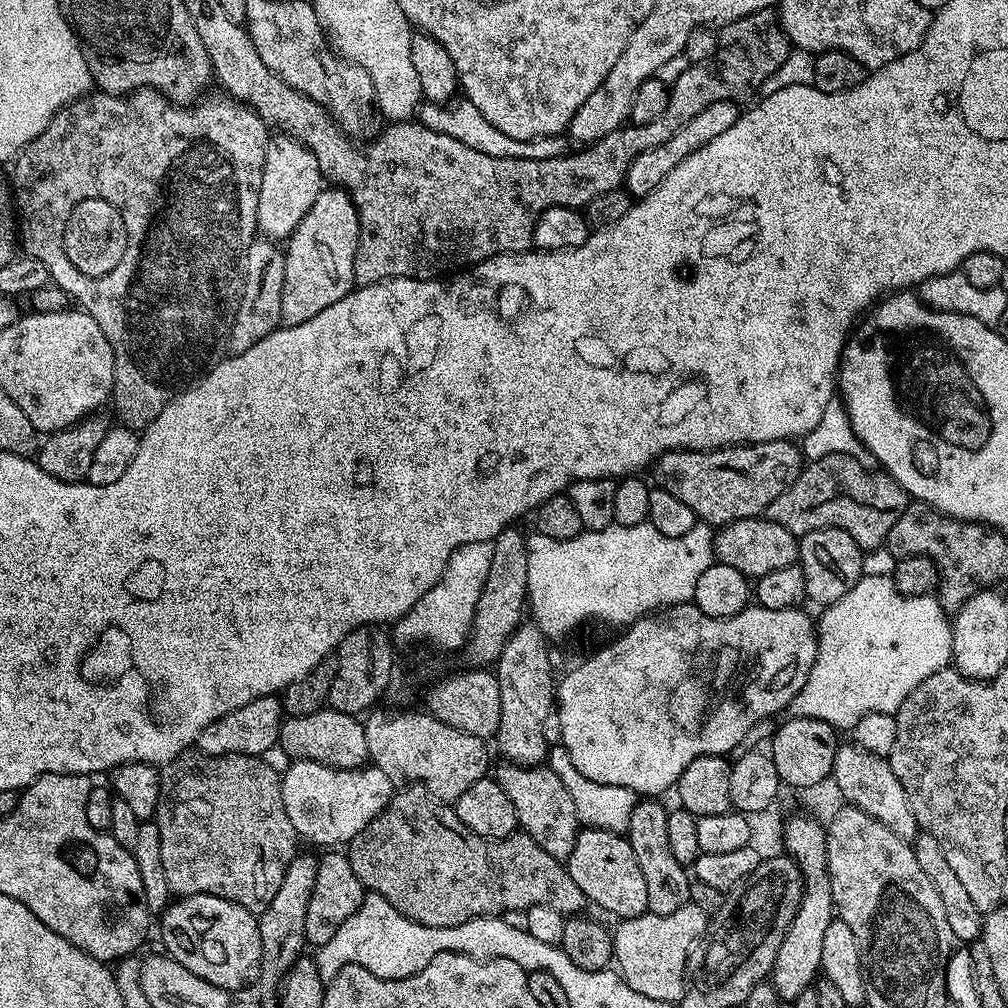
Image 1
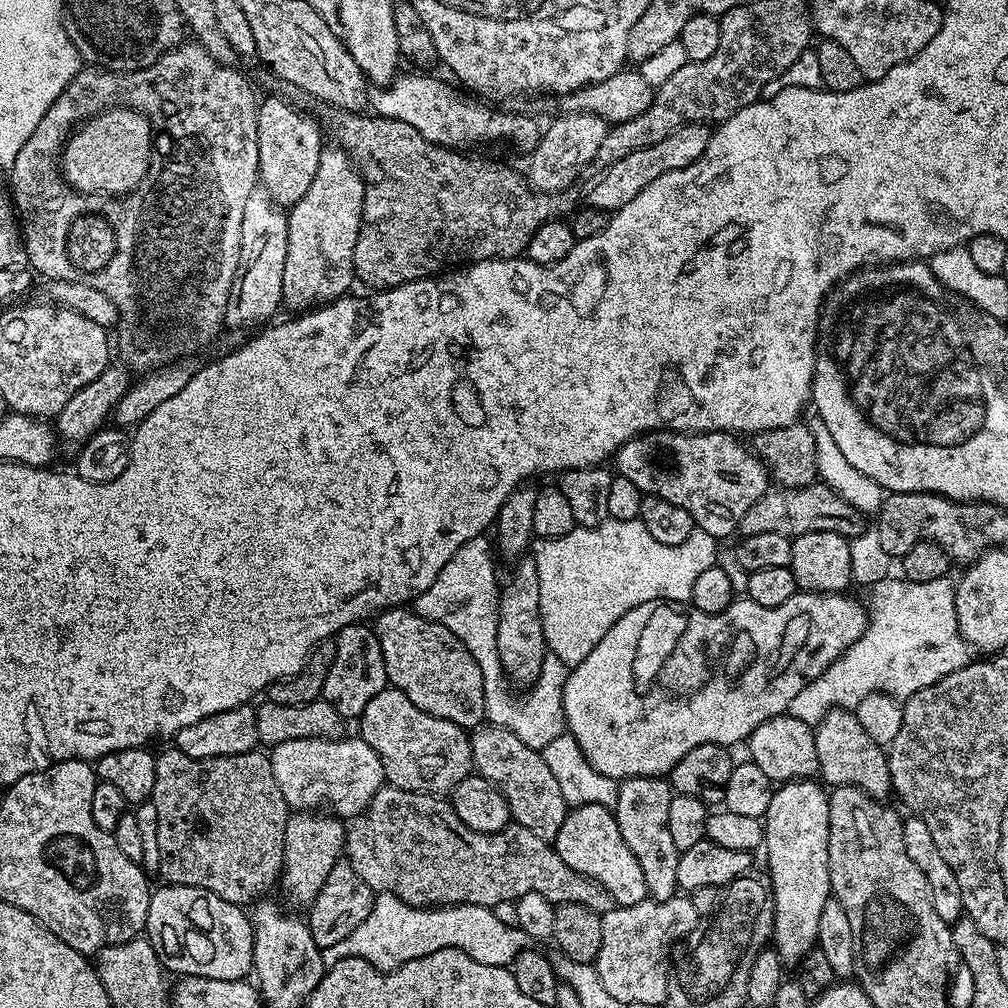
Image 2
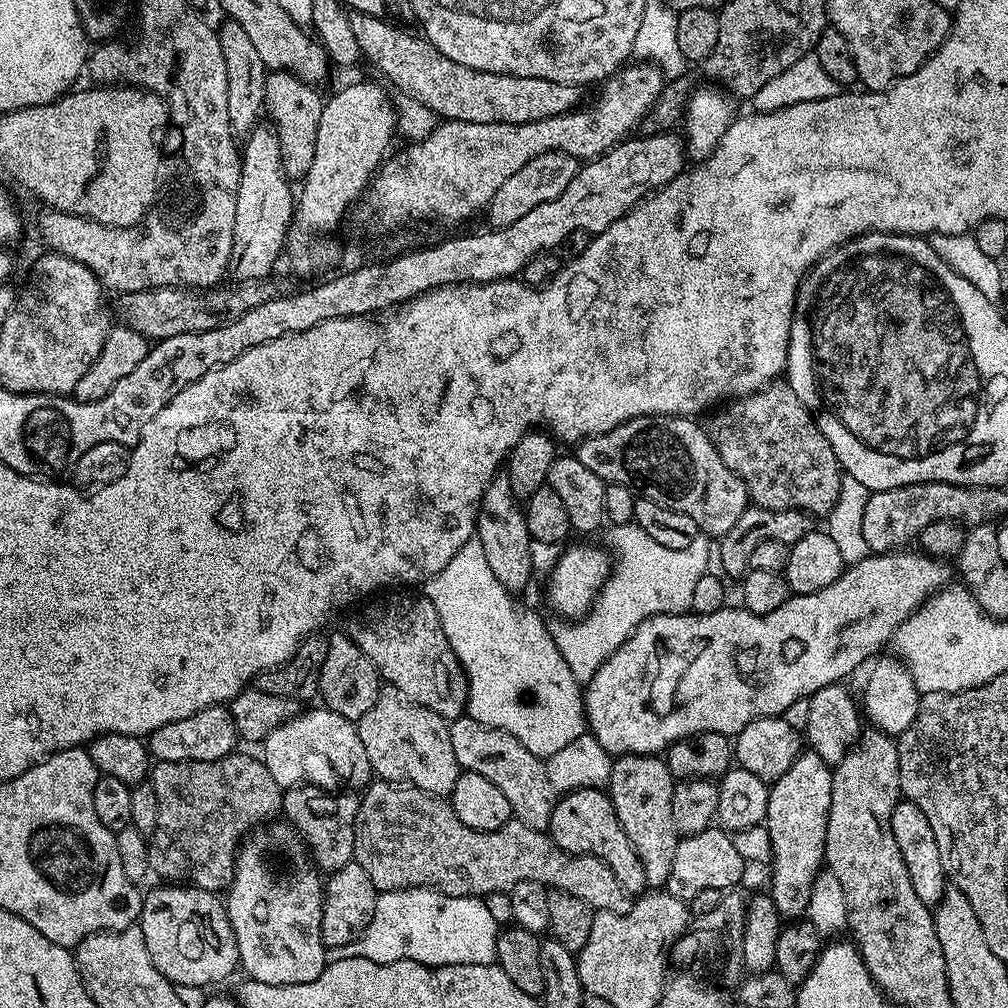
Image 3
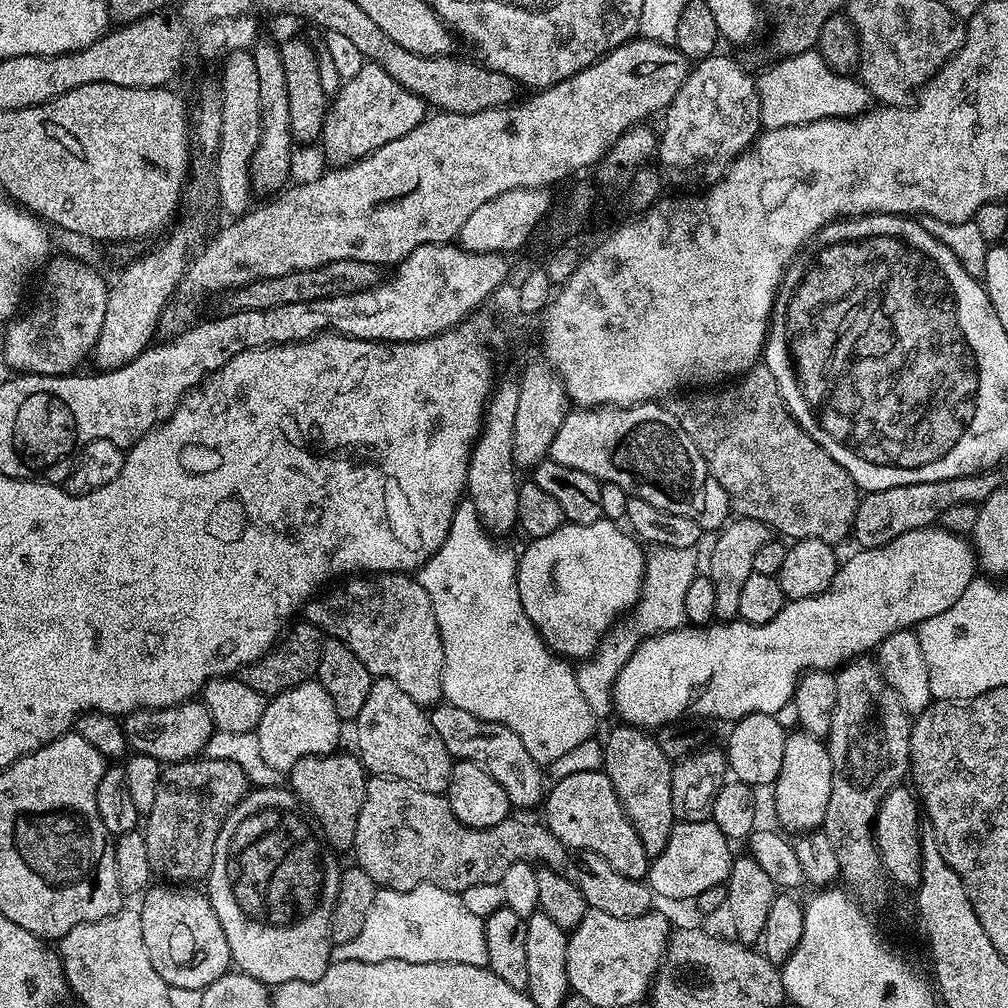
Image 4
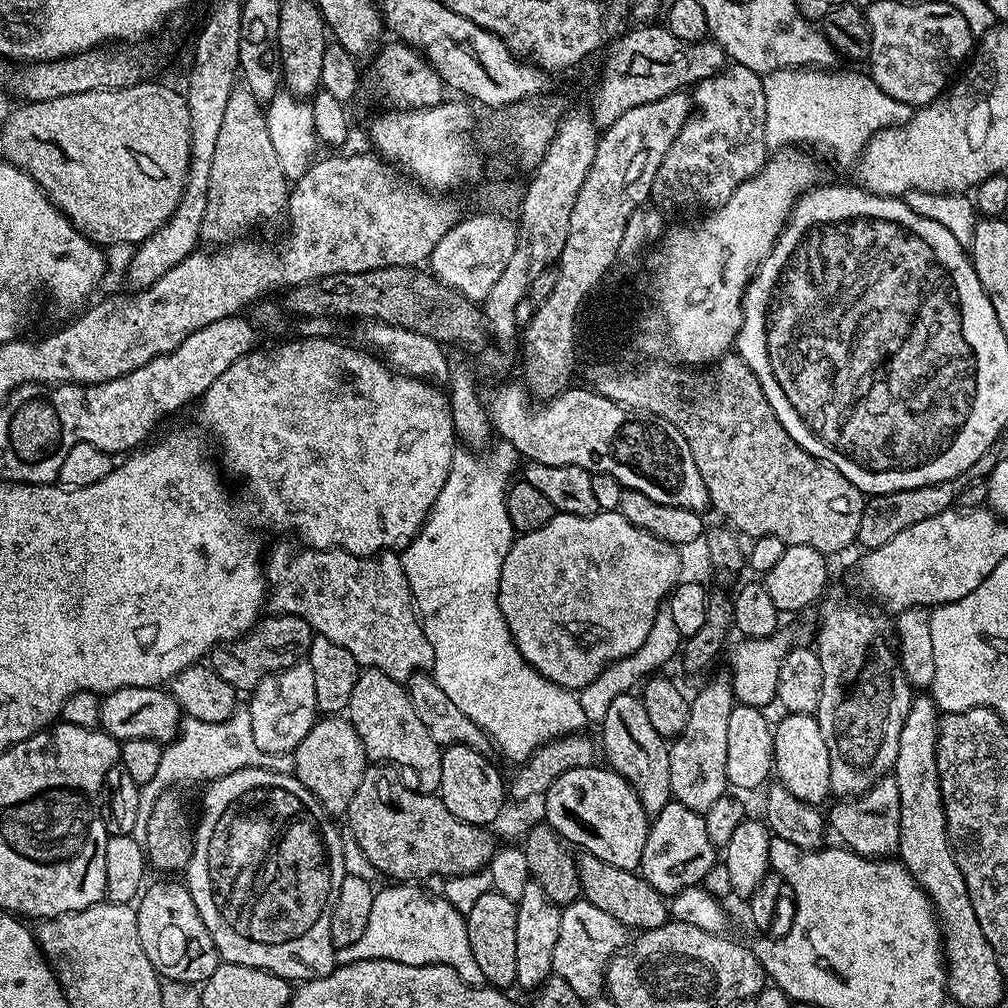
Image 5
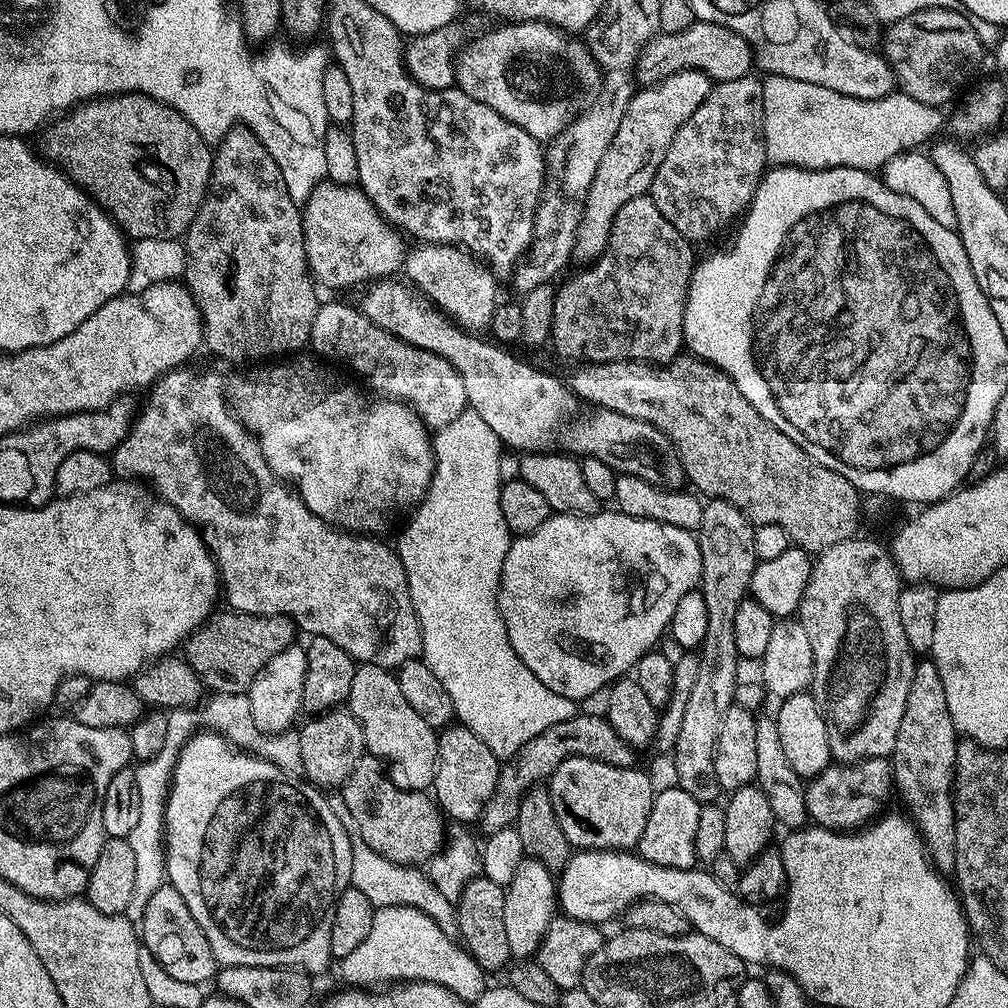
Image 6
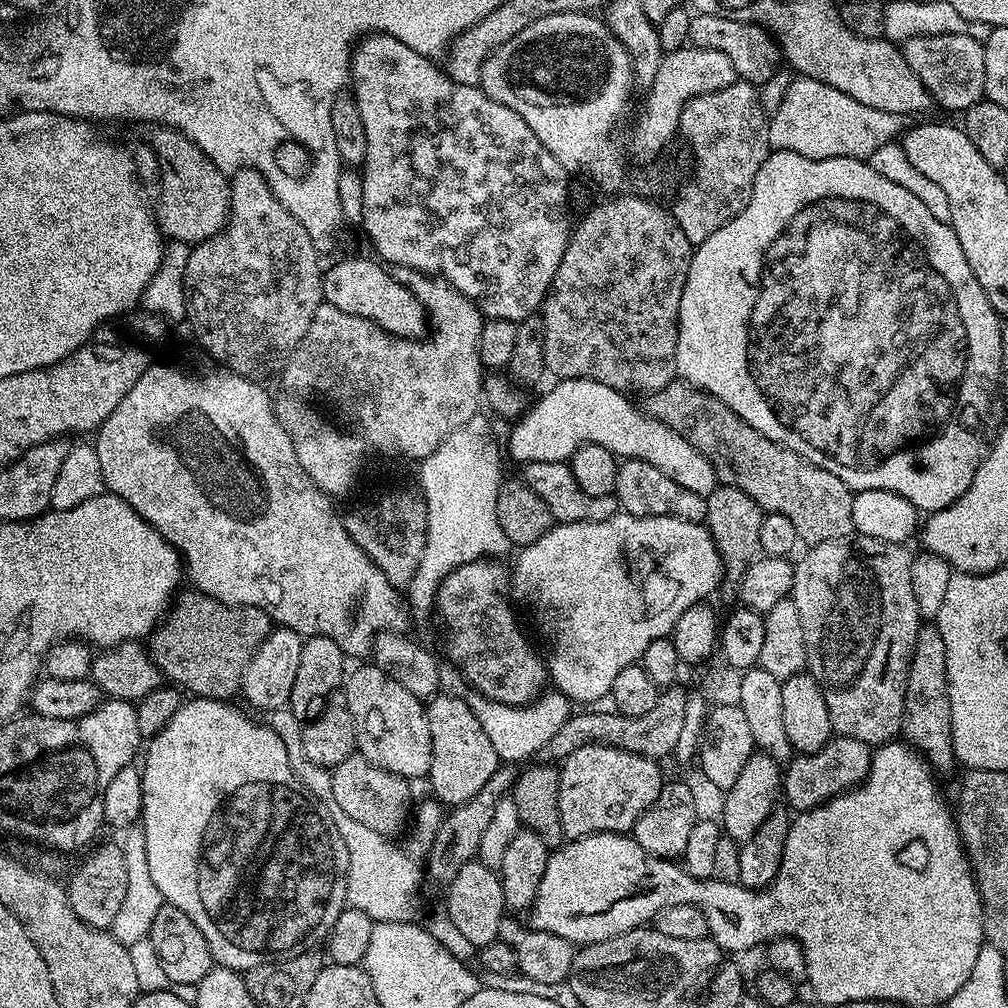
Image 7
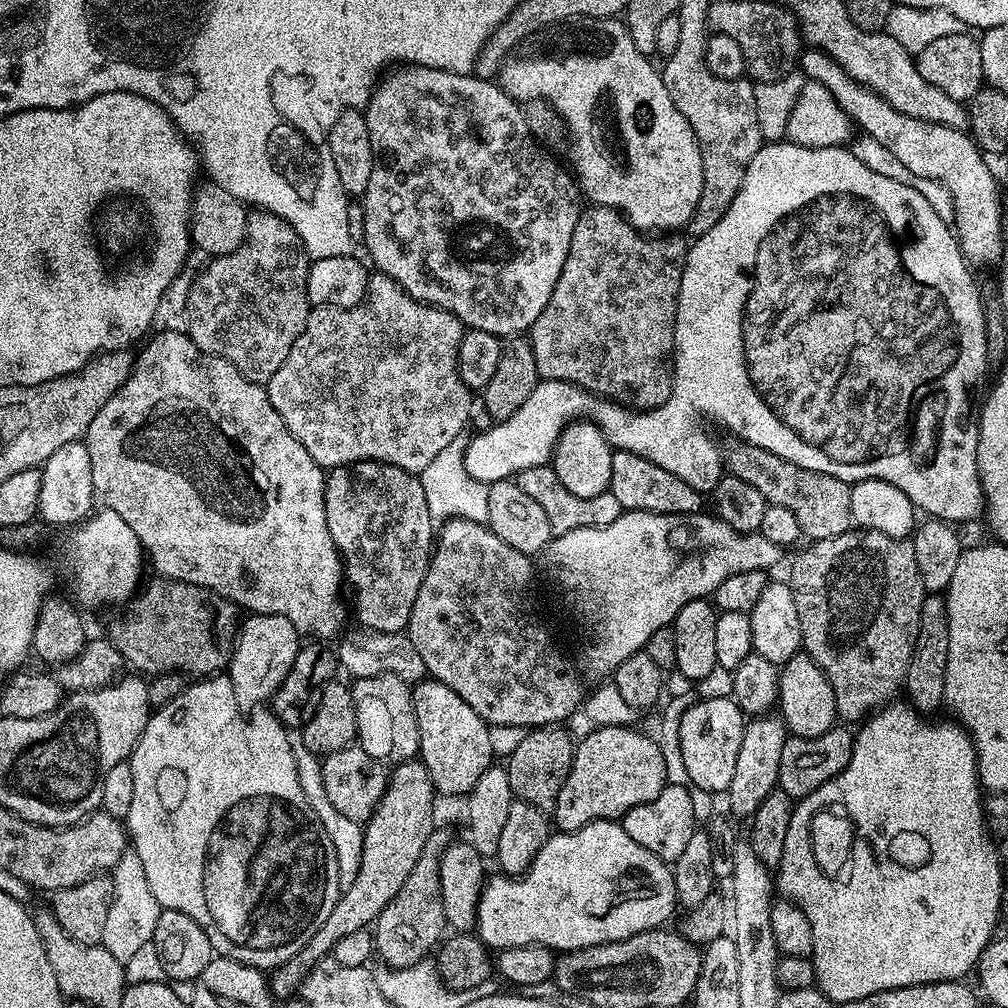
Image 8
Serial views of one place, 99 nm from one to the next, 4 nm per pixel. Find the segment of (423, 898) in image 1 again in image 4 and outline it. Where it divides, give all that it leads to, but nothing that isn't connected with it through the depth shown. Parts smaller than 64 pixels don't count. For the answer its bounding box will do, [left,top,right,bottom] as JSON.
[351,776,654,918]

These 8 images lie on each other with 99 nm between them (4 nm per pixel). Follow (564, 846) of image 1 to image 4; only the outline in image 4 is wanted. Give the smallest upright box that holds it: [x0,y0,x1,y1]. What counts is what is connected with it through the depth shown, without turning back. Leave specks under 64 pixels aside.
[428,702,546,809]

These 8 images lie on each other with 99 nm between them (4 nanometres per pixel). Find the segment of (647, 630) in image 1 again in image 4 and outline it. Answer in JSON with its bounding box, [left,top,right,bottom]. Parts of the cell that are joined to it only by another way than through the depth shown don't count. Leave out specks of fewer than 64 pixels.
[610,526,977,726]

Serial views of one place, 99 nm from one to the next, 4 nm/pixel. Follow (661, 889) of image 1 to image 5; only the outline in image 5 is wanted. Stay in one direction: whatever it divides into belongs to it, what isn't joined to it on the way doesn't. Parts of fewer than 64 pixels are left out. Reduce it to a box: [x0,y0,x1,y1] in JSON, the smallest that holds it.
[599,690,672,817]

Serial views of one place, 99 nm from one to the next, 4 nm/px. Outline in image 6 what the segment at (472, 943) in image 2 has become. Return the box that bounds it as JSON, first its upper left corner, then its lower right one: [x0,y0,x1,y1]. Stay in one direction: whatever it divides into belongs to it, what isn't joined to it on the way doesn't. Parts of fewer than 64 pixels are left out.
[338,902,486,1002]

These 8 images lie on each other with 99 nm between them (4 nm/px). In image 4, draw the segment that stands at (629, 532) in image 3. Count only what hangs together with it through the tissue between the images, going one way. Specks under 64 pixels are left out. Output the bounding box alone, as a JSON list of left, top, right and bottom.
[615,548,698,657]

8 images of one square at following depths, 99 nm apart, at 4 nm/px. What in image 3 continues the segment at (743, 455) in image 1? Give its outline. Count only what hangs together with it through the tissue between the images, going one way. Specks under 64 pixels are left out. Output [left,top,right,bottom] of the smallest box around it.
[574,416,750,538]

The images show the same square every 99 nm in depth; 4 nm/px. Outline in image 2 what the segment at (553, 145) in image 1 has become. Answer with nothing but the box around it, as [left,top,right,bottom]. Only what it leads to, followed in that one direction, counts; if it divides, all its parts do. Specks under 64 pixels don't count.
[368,74,542,154]

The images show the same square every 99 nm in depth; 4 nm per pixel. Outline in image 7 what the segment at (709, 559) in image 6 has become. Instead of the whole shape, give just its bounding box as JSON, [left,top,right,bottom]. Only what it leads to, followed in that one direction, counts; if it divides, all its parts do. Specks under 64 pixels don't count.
[704,484,764,585]

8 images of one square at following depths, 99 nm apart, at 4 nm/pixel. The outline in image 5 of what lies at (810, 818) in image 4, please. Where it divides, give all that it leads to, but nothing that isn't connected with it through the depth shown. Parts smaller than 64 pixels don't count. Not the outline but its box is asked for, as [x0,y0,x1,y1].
[772,712,830,805]

